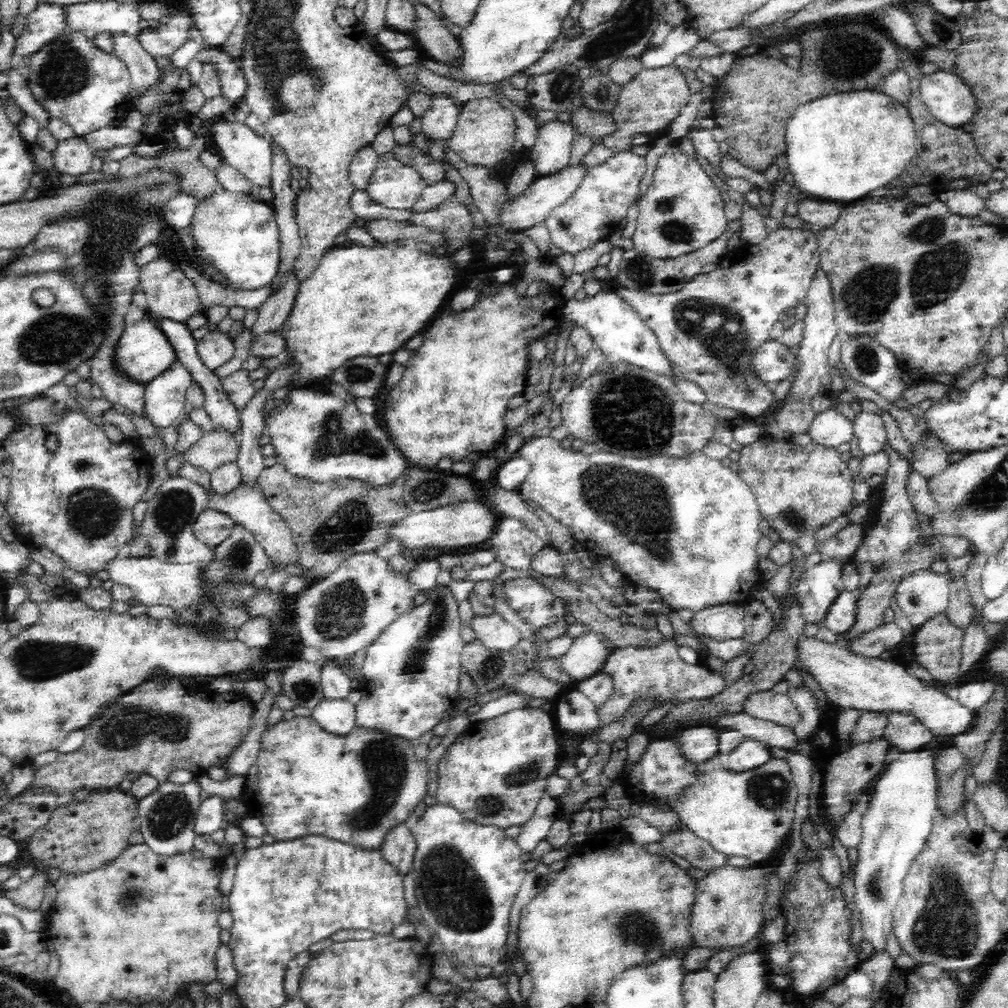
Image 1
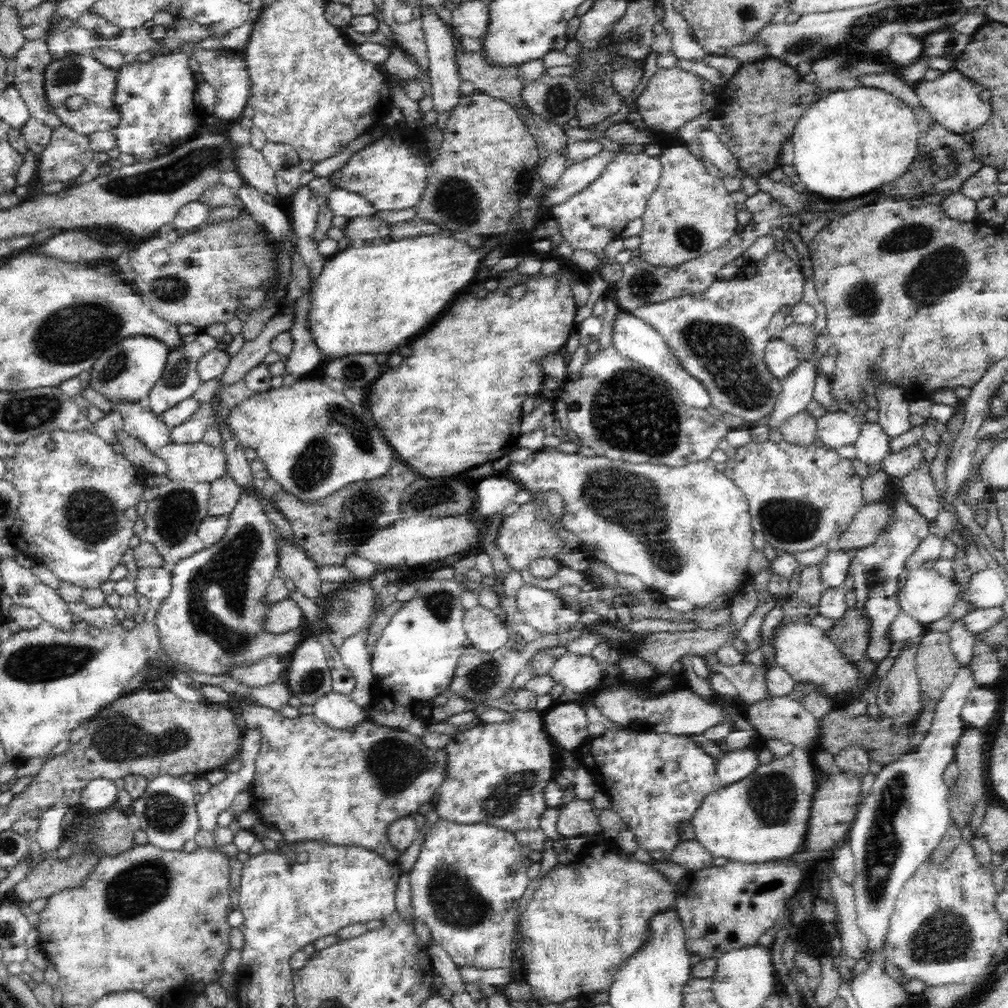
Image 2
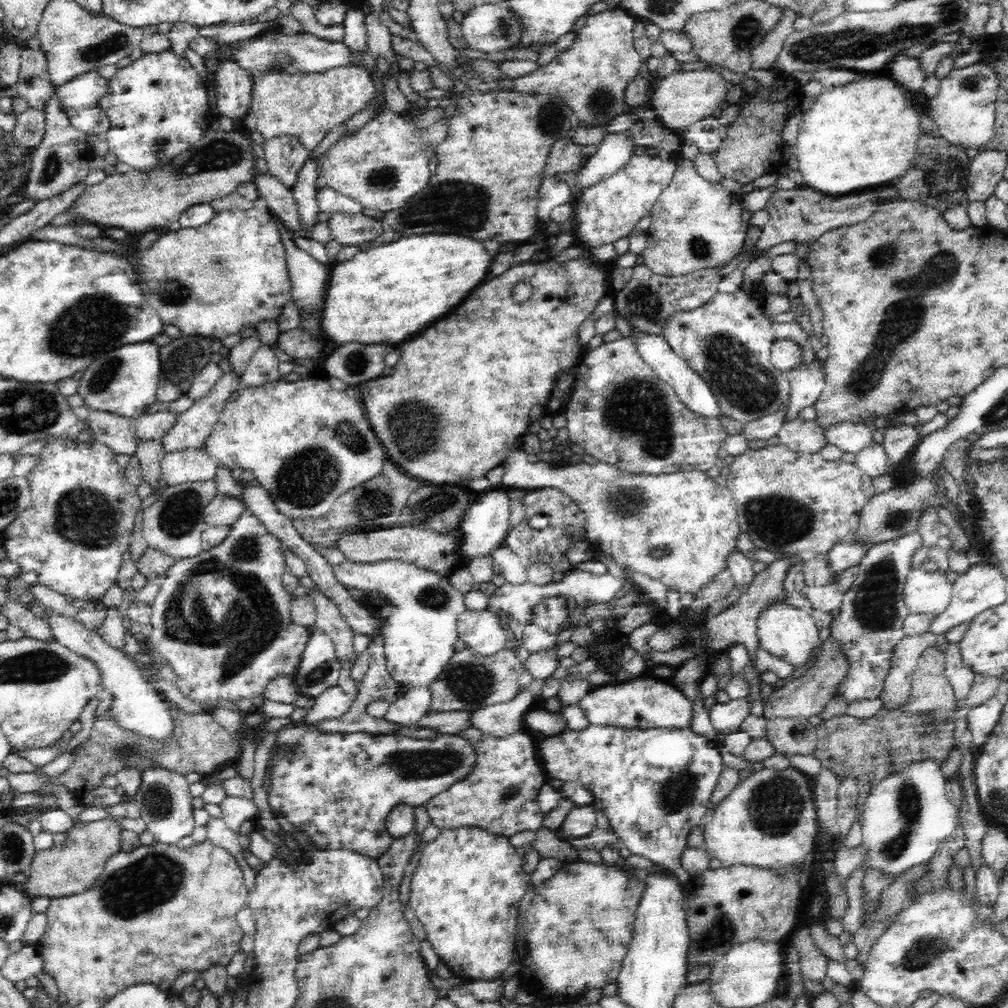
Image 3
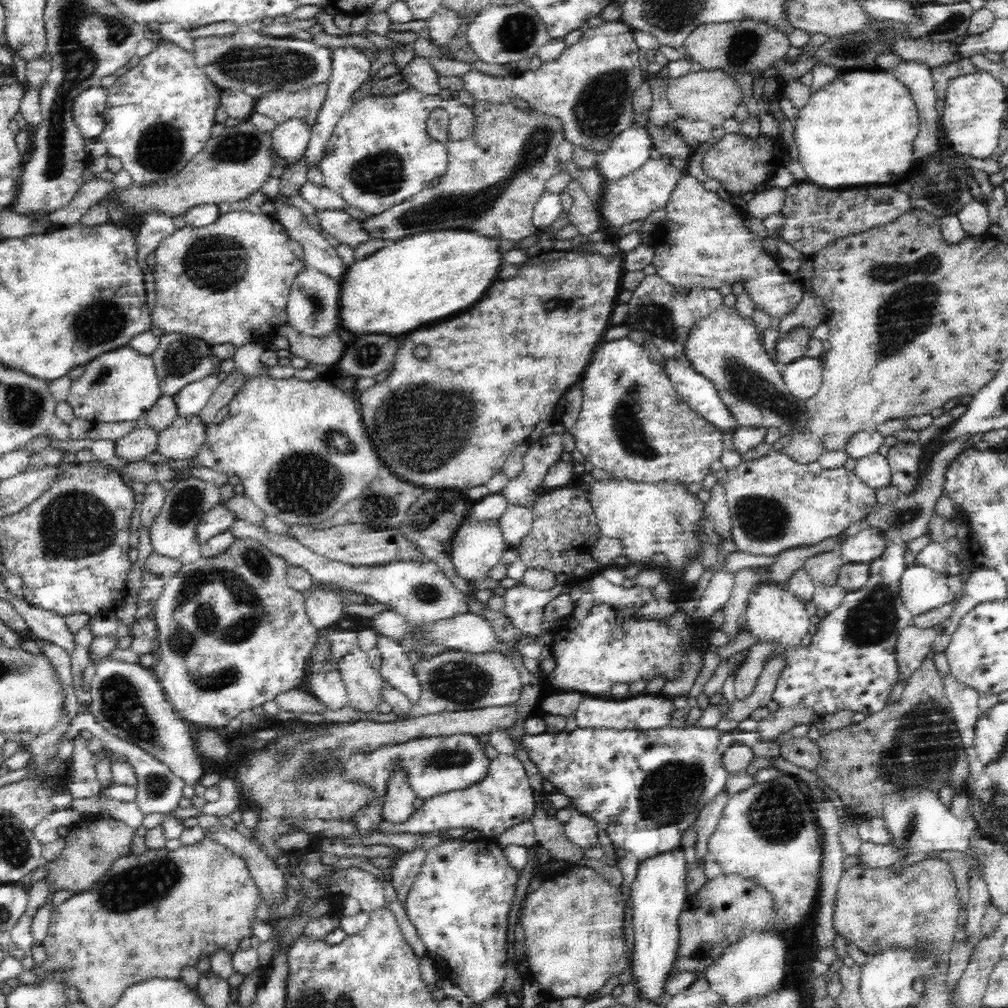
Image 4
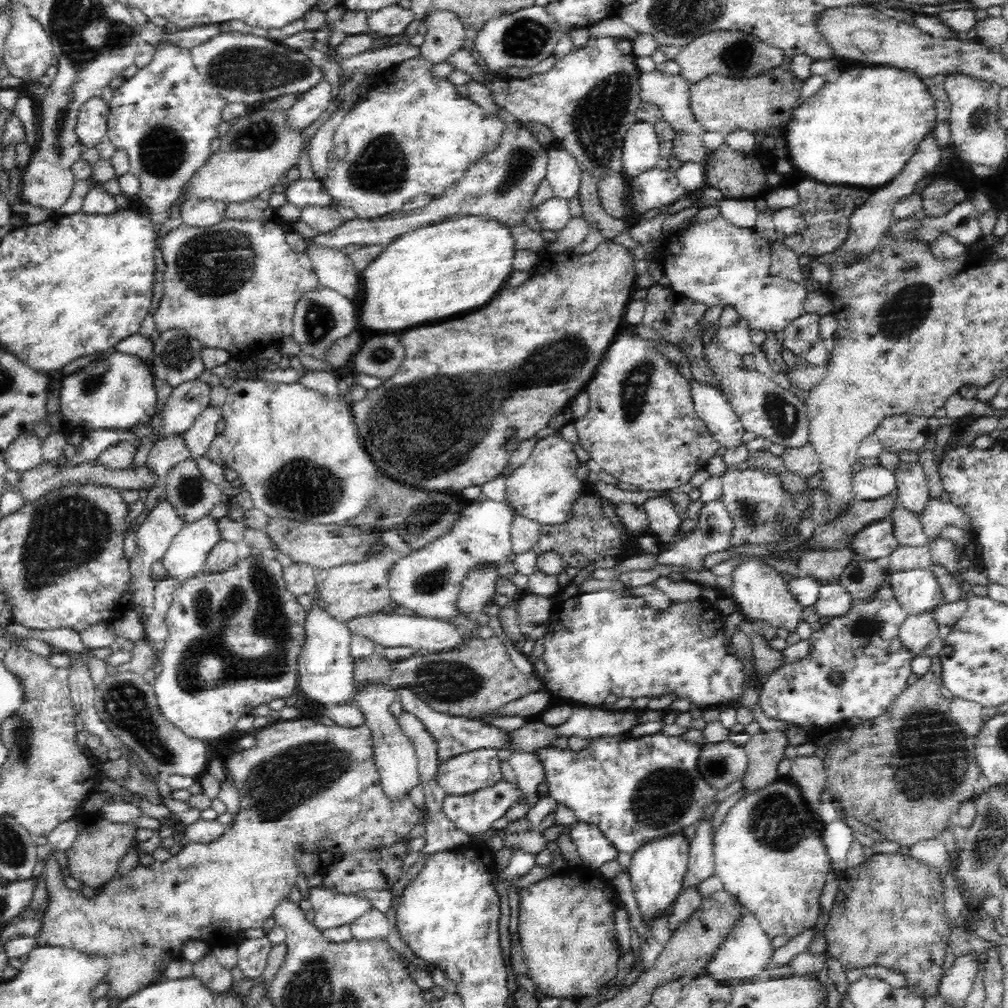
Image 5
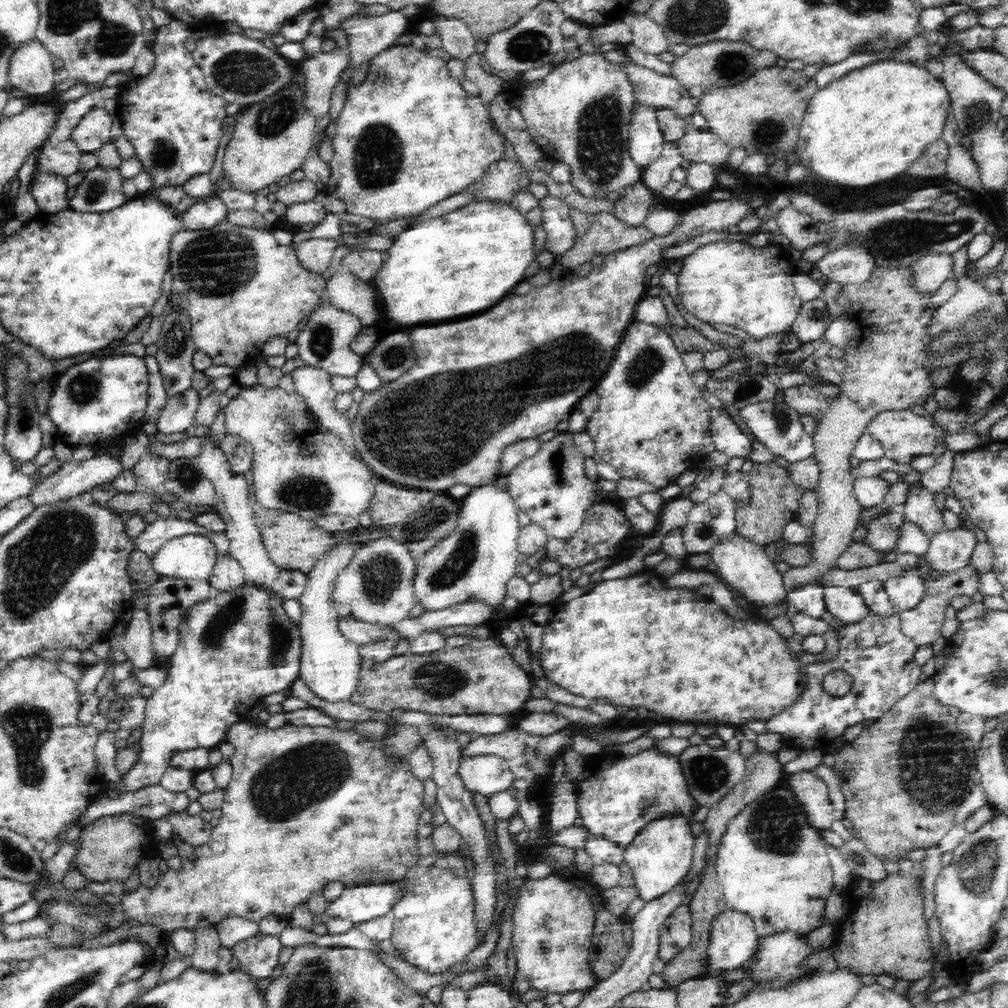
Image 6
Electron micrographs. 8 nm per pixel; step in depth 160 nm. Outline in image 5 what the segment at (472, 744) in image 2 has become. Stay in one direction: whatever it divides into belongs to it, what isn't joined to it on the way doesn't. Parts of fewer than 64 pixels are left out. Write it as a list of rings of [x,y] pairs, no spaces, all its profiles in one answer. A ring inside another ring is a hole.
[[[502,776],[500,782],[493,783],[492,786],[483,788],[483,790],[468,795],[446,796],[441,812],[444,812],[448,820],[456,825],[456,828],[463,830],[466,834],[486,836],[486,832],[493,829],[495,822],[505,816],[508,808],[518,803],[522,798],[524,798],[524,793],[522,793],[522,788],[519,788],[519,784],[508,783]]]

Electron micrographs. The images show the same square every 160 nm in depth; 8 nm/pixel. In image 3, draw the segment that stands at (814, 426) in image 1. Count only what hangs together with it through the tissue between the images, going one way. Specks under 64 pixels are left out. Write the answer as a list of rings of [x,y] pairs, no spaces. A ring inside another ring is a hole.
[[[836,422],[824,430],[827,444],[834,444],[844,452],[860,453],[872,444],[872,427],[869,424]]]

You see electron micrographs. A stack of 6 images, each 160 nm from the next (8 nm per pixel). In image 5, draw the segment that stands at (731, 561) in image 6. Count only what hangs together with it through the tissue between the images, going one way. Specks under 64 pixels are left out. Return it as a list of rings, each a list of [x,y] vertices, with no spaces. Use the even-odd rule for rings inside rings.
[[[849,543],[844,550],[810,550],[800,554],[798,560],[799,577],[811,577],[821,586],[841,582],[843,570],[855,557]],[[746,558],[742,564],[738,564],[733,570],[731,597],[736,602],[737,609],[743,612],[744,620],[754,622],[762,620],[778,628],[786,628],[789,632],[795,632],[796,626],[803,620],[800,603],[788,589],[786,580],[774,567],[757,558]]]

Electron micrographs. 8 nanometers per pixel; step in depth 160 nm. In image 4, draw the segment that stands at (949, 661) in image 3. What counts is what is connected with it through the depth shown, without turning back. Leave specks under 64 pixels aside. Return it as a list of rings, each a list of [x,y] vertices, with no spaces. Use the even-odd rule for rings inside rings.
[[[949,674],[943,678],[945,696],[951,705],[951,714],[962,739],[962,748],[972,750],[975,741],[976,720],[980,712],[978,708],[977,690],[964,686],[963,682]]]

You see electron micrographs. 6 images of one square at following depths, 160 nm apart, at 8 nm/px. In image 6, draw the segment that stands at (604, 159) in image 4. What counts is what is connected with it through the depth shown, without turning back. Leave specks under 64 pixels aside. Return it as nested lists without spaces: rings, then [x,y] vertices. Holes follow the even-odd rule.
[[[637,100],[635,104],[636,110],[632,112],[629,126],[628,150],[636,165],[644,168],[660,156],[667,140],[658,125],[657,109],[643,106]]]

